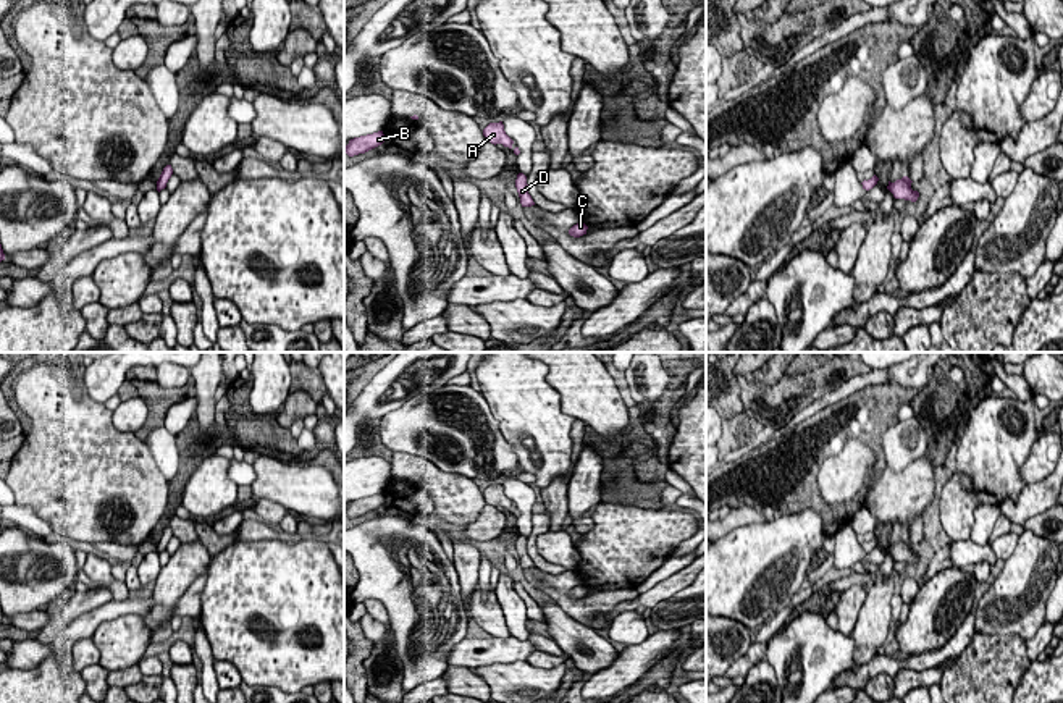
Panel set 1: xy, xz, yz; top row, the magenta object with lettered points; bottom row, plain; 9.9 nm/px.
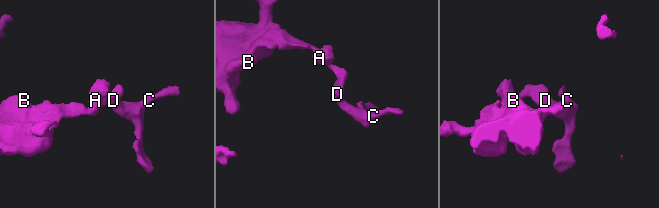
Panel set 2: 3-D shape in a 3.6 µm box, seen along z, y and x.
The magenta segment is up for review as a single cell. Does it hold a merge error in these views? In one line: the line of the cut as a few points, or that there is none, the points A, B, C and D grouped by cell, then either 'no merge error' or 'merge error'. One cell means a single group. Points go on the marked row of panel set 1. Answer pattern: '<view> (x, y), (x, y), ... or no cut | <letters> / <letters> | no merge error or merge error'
no cut | A B C D | no merge error

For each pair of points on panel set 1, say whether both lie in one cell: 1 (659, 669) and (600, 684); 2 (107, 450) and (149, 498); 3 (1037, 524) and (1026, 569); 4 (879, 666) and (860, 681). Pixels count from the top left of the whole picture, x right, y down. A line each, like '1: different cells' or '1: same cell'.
1: different cells
2: same cell
3: different cells
4: same cell

